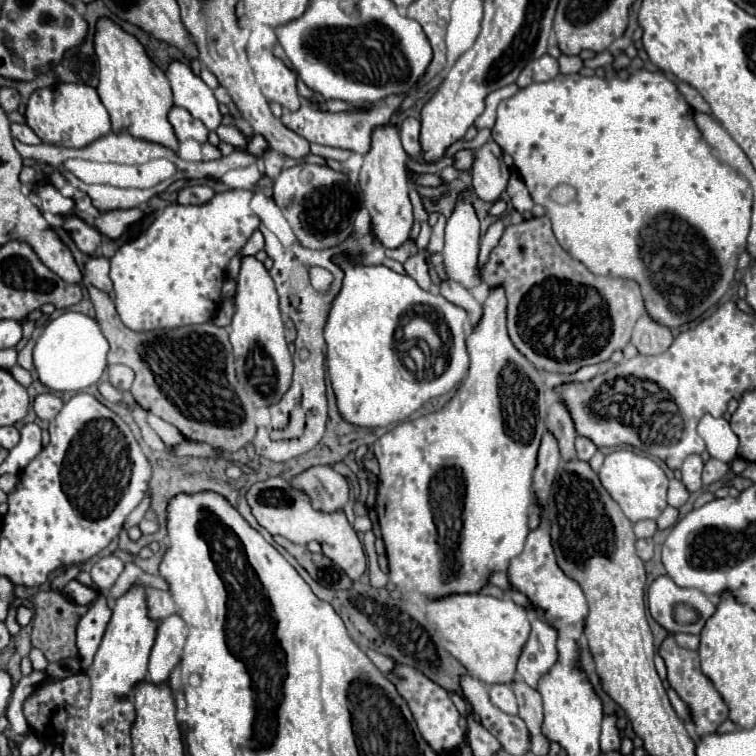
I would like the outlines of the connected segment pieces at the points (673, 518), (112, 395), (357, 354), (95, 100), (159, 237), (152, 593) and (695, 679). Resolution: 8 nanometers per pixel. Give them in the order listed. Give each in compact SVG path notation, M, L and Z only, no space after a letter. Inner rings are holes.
M667 507L663 513L661 513L661 517L657 519L657 529L669 529L669 527L673 527L675 523L677 523L677 517L679 517L679 511L675 509L675 507Z
M107 381L99 383L99 393L101 393L107 401L111 401L111 403L119 403L119 401L125 401L125 403L129 403L129 405L135 403L131 393L119 393L119 391L117 391L111 383L107 383Z
M349 253L335 255L333 263L341 267L345 277L343 277L339 293L331 301L323 335L325 335L327 346L326 363L329 371L328 375L329 379L331 379L331 385L333 385L333 391L335 391L335 397L337 397L337 407L339 407L341 415L349 423L359 425L359 427L387 427L391 423L405 421L425 401L451 391L463 379L463 375L467 373L467 367L469 367L469 357L467 357L467 351L465 351L467 311L463 307L447 303L447 299L443 295L439 295L439 293L423 291L417 285L415 279L411 279L409 275L399 275L399 273L395 273L393 269L389 269L385 265L353 263ZM417 303L431 305L439 315L443 315L443 319L447 321L447 325L451 329L451 347L449 347L449 359L447 359L445 371L441 375L433 377L432 380L421 382L401 363L401 359L397 357L395 347L393 347L393 333L395 333L395 327L399 325L401 316Z
M55 83L49 89L33 91L25 109L25 119L41 141L63 147L85 147L95 141L95 137L103 137L111 131L109 113L97 91L83 83Z
M233 189L217 193L205 205L169 205L145 233L125 243L111 259L115 307L121 321L133 331L207 323L219 307L229 259L259 227L249 201L251 191Z
M147 589L147 605L149 605L149 617L163 621L165 617L169 617L175 611L175 603L173 597L167 591L159 591L159 589Z
M667 633L667 637L663 639L663 643L659 647L659 655L663 657L663 661L667 665L667 681L669 681L669 685L691 707L693 723L697 727L697 733L699 735L703 735L703 733L715 733L717 727L729 717L729 707L725 705L723 697L715 689L715 685L709 681L709 677L701 671L697 651L689 651L689 649L679 647L677 641L675 641L675 635Z

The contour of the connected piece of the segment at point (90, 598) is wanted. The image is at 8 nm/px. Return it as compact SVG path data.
M73 579L73 581L69 581L67 585L65 585L65 589L63 589L63 593L71 599L71 601L75 601L77 605L91 605L101 593L97 591L97 589L93 589L93 587L87 587L87 585L83 585L83 583L79 583L77 579Z

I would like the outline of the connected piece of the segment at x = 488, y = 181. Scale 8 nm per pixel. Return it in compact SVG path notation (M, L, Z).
M487 141L481 149L475 151L471 165L471 183L473 191L483 201L497 201L507 187L509 171L503 163L503 153L495 141Z

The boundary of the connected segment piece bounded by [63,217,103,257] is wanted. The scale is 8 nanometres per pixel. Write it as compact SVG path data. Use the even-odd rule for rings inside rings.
M67 217L63 223L63 229L71 235L71 239L75 241L75 245L85 257L95 255L97 249L101 247L101 241L103 241L101 235L79 217Z

